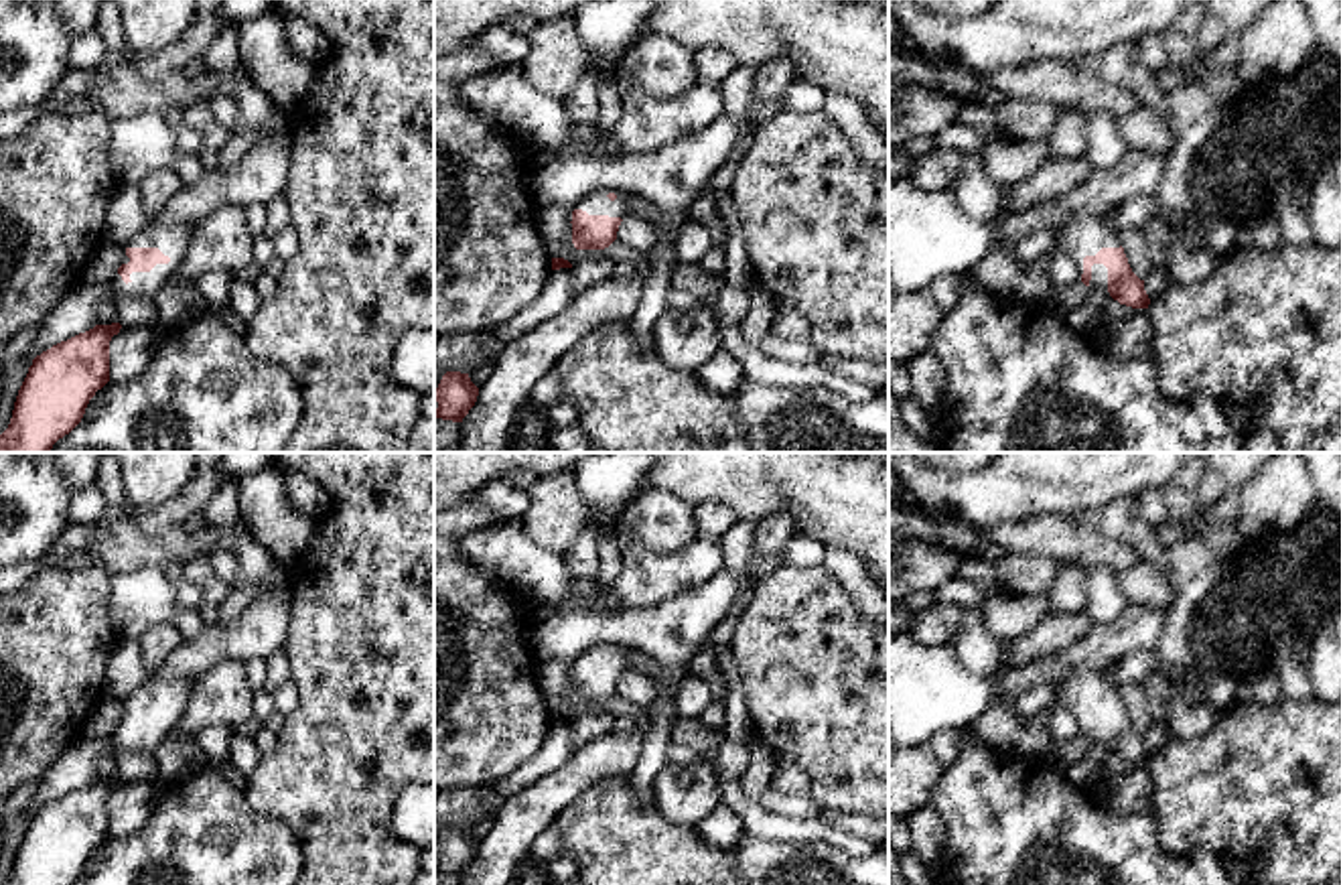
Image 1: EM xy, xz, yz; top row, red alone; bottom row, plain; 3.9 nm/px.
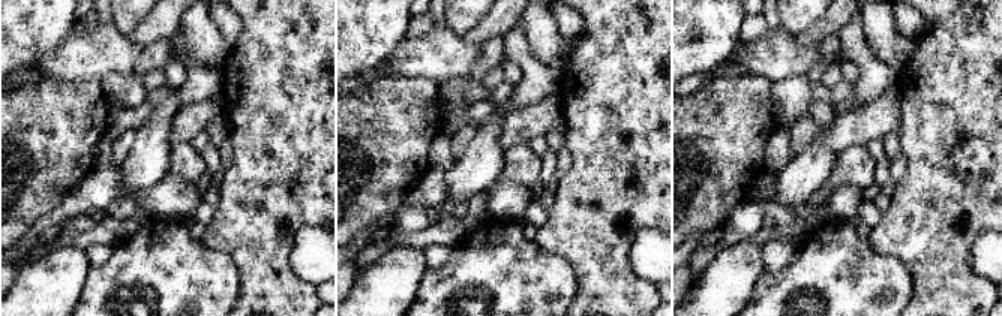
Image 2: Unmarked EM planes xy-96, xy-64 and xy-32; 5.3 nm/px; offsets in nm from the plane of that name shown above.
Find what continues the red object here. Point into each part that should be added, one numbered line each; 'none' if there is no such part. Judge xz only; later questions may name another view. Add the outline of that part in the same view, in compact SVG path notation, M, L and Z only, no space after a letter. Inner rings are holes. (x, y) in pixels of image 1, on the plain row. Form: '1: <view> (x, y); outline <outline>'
1: xz (595, 658); outline M596 643L570 662L570 672L574 664L582 664L588 670L609 670L623 674L631 668L627 662L627 650L629 648L623 643Z

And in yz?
1: yz (1098, 735); outline M1093 719L1091 721L1089 743L1102 745L1102 747L1108 745L1108 723L1104 719Z

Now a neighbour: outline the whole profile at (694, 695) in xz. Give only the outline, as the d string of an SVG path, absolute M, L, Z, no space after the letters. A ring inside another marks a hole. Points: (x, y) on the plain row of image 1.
M690 674L682 680L676 694L678 719L700 719L712 702L710 684L702 676Z

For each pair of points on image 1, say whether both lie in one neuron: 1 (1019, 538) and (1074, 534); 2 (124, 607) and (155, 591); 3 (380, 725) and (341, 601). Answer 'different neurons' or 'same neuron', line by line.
1: same neuron
2: same neuron
3: same neuron

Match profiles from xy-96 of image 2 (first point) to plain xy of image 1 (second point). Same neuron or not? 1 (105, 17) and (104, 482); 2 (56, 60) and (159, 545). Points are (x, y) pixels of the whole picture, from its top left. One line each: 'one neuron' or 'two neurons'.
1: one neuron
2: one neuron

